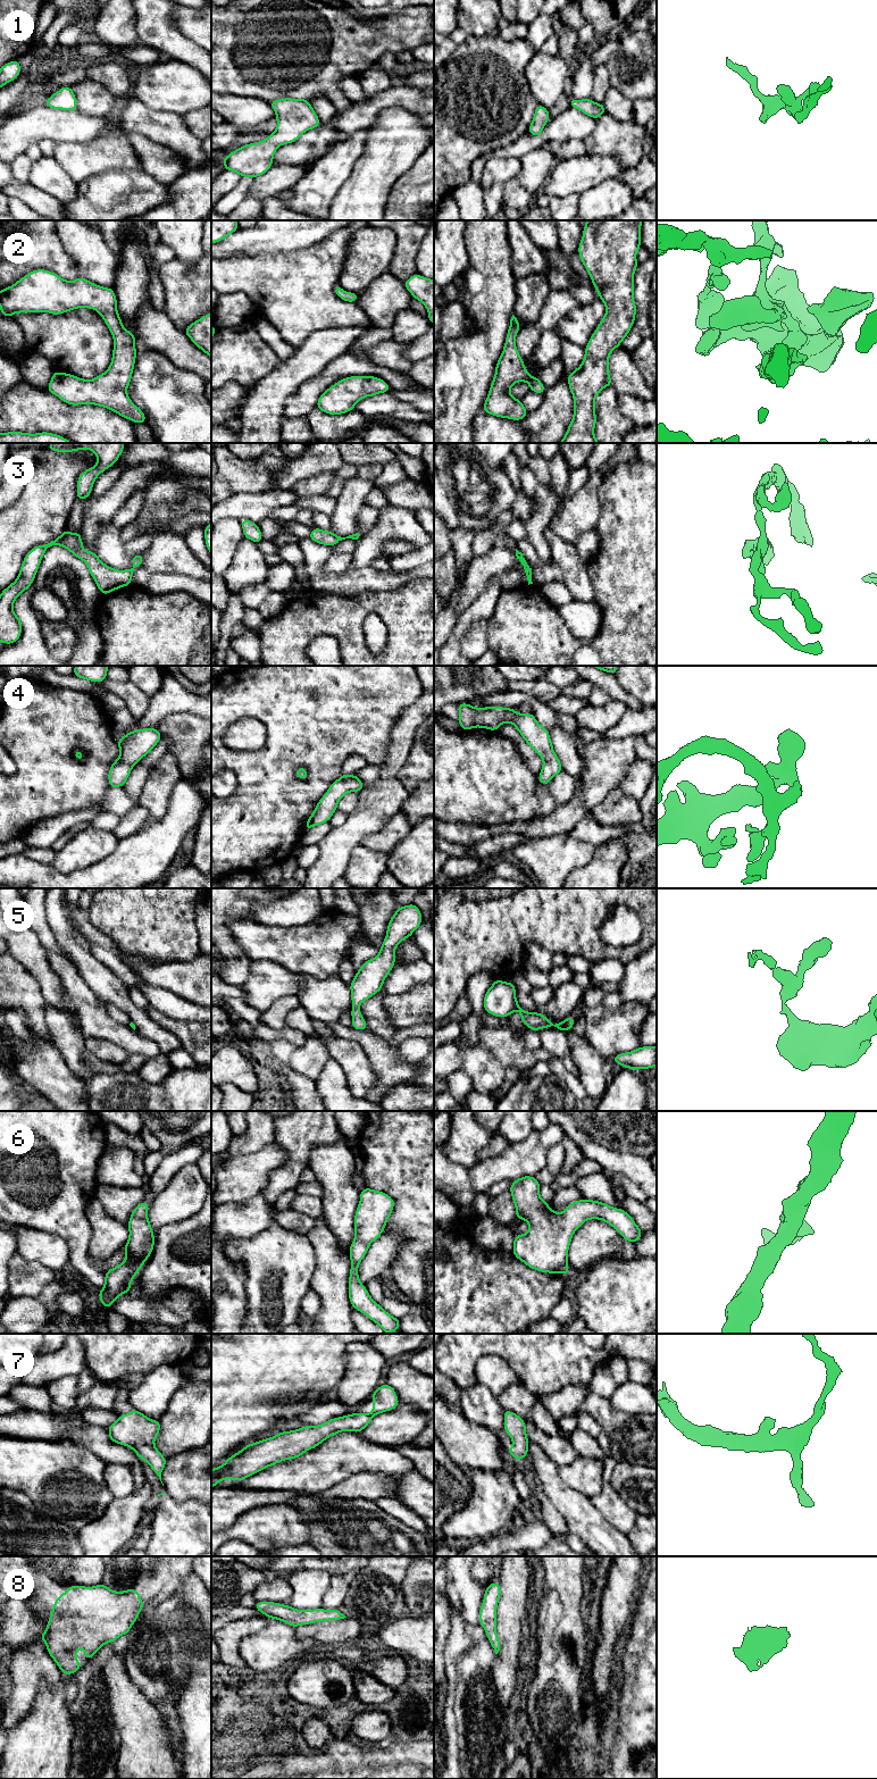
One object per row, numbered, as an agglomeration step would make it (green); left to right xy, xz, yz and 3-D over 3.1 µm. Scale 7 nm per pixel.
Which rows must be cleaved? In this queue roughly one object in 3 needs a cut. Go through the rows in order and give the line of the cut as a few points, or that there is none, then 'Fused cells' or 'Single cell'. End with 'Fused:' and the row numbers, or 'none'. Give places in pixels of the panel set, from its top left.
1: No split. Single cell
2: No split. Single cell
3: No split. Single cell
4: No split. Single cell
5: No split. Single cell
6: No split. Single cell
7: No split. Single cell
8: No split. Single cell
Fused: none

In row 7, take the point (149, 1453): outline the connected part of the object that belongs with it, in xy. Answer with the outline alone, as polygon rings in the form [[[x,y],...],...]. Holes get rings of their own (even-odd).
[[[133,1409],[130,1413],[122,1414],[119,1418],[117,1418],[117,1420],[114,1423],[108,1426],[109,1439],[114,1443],[117,1443],[117,1444],[124,1445],[124,1446],[128,1446],[130,1448],[132,1448],[141,1460],[144,1460],[151,1467],[152,1471],[159,1477],[159,1479],[161,1481],[161,1472],[166,1465],[167,1459],[154,1446],[154,1439],[159,1435],[159,1431],[160,1431],[160,1420],[151,1420],[149,1417],[144,1415],[136,1409]],[[161,1481],[161,1484],[162,1484],[162,1481]],[[162,1484],[162,1486],[164,1486],[164,1484]]]

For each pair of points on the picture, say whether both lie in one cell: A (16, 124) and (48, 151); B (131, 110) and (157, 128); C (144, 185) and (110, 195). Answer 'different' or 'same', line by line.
A: different
B: same
C: same

